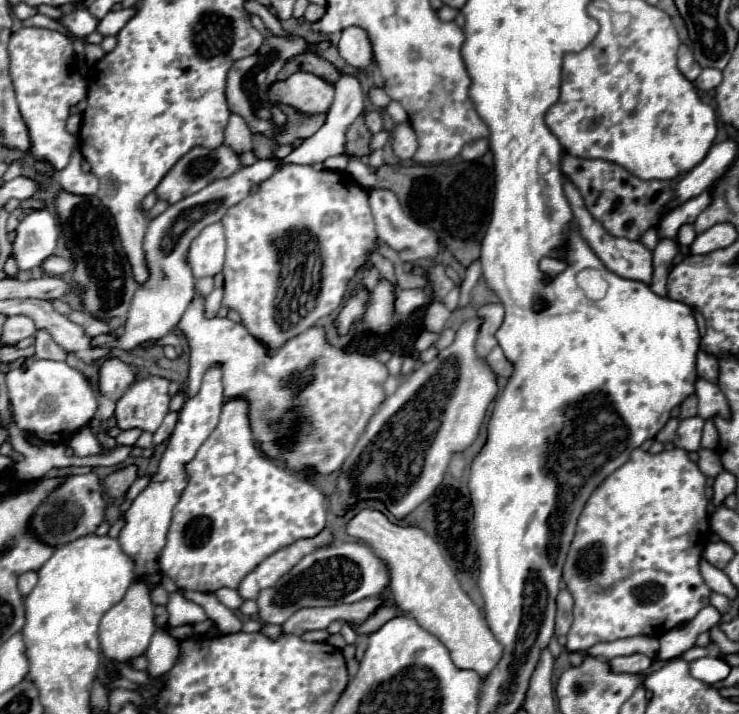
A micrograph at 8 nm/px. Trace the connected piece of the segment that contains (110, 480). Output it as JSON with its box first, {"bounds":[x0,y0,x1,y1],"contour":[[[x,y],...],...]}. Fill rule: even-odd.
{"bounds":[105,466,137,498],"contour":[[[129,466],[129,468],[123,468],[123,470],[113,472],[113,474],[107,476],[107,480],[105,480],[107,494],[109,494],[111,498],[123,496],[123,494],[129,490],[129,486],[135,482],[135,478],[137,478],[137,468],[135,468],[135,466]]]}

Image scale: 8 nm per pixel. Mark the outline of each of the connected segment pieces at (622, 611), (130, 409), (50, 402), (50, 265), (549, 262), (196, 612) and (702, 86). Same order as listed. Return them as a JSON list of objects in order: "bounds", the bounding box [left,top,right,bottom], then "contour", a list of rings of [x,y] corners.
[{"bounds":[563,448,711,652],"contour":[[[641,448],[633,450],[629,462],[621,468],[617,468],[587,500],[579,522],[577,522],[577,530],[575,530],[575,538],[571,542],[569,554],[567,554],[567,562],[563,568],[563,580],[567,584],[567,590],[573,594],[575,606],[573,606],[573,624],[571,630],[567,634],[567,650],[569,652],[585,652],[589,646],[597,644],[597,642],[611,642],[611,640],[619,640],[619,638],[629,638],[629,636],[639,636],[639,634],[647,634],[647,636],[655,636],[659,638],[661,634],[669,632],[671,628],[677,628],[689,620],[693,620],[697,616],[699,610],[703,610],[705,606],[709,606],[709,594],[711,590],[707,588],[707,584],[703,582],[701,574],[699,574],[699,560],[703,554],[703,546],[707,544],[709,538],[709,512],[707,512],[709,500],[705,498],[705,476],[701,474],[699,466],[695,462],[689,460],[687,452],[681,448],[673,448],[673,450],[663,450],[659,454],[651,454],[651,452],[643,452]]]},{"bounds":[115,378,169,432],"contour":[[[147,378],[133,384],[115,406],[115,420],[119,430],[149,430],[155,432],[169,414],[169,380]]]},{"bounds":[5,360,99,442],"contour":[[[35,360],[31,368],[9,370],[5,380],[15,424],[43,442],[67,442],[77,430],[89,424],[99,406],[97,394],[89,386],[87,378],[79,370],[69,368],[65,362]]]},{"bounds":[41,256,75,276],"contour":[[[49,256],[41,266],[43,266],[43,272],[47,272],[49,276],[61,276],[71,272],[75,268],[75,262],[67,258],[59,258],[59,256]]]},{"bounds":[541,258,565,276],"contour":[[[543,258],[541,260],[541,270],[545,270],[545,274],[553,276],[553,274],[559,274],[561,270],[565,270],[565,264],[557,262],[555,258]]]},{"bounds":[167,592,207,626],"contour":[[[173,592],[167,602],[169,610],[169,626],[179,626],[179,624],[197,624],[207,620],[207,614],[201,606],[195,602],[189,602],[183,598],[183,594]]]},{"bounds":[695,68,723,90],"contour":[[[703,68],[703,72],[695,80],[695,86],[699,90],[713,90],[713,88],[717,88],[721,84],[721,80],[723,80],[721,78],[721,70],[705,70]]]}]

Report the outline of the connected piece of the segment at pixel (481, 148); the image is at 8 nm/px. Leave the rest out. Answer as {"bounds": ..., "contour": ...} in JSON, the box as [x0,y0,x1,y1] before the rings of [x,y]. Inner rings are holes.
{"bounds":[461,140,489,160],"contour":[[[477,140],[477,142],[471,142],[471,144],[465,144],[463,150],[461,150],[461,158],[463,160],[477,160],[481,158],[489,148],[489,142],[487,140]]]}

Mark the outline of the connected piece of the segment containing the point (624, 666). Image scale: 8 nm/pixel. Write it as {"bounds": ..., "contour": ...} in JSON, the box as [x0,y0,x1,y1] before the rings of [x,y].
{"bounds":[609,654,653,672],"contour":[[[631,654],[631,656],[619,656],[609,660],[611,668],[615,668],[615,672],[645,672],[653,660],[647,658],[645,654]]]}

